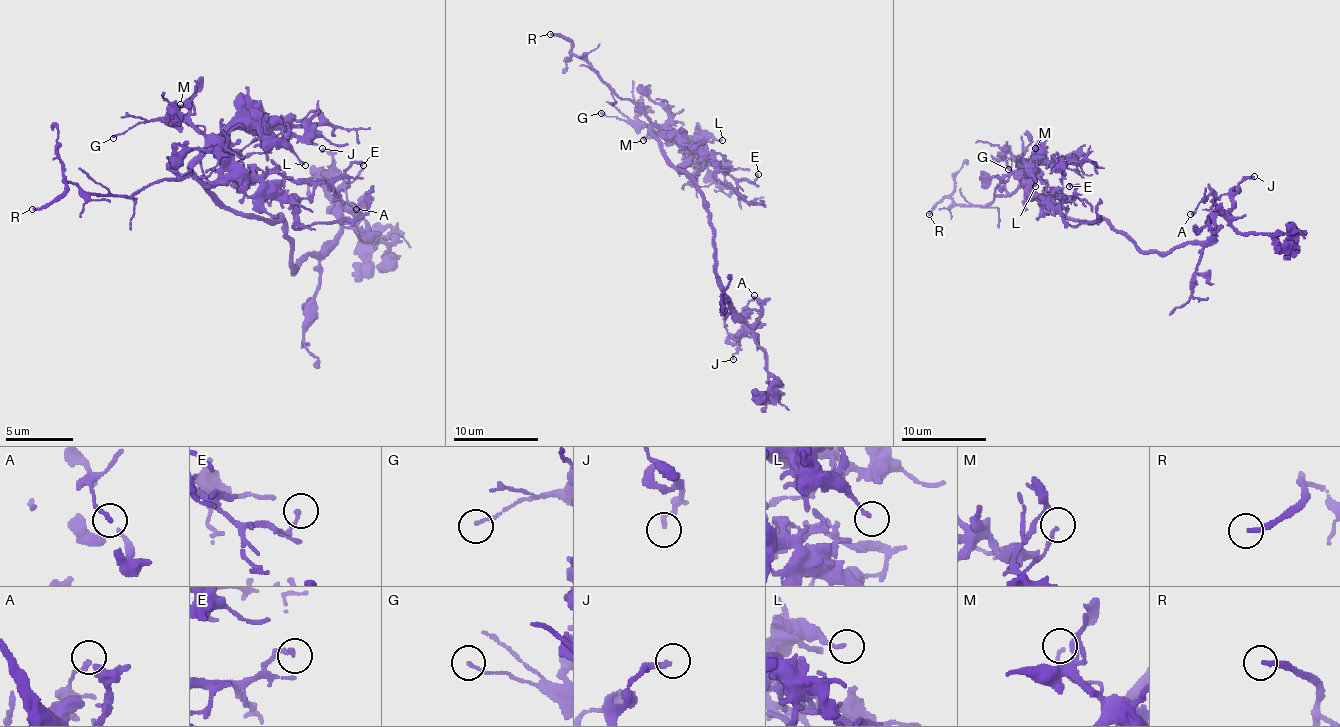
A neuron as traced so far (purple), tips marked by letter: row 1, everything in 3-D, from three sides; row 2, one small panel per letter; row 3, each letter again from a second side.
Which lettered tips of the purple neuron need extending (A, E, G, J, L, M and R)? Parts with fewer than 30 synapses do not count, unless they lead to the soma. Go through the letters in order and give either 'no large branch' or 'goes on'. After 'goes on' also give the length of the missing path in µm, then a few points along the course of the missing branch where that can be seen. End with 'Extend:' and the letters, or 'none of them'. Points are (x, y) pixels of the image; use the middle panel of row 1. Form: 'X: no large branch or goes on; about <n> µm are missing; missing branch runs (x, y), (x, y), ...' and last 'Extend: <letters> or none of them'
A: no large branch
E: no large branch
G: no large branch
J: no large branch
L: no large branch
M: no large branch
R: goes on; about 50 µm are missing
Extend: R

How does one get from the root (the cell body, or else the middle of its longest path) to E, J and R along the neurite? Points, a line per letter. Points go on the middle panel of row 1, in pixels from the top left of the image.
E: (705, 206), (703, 191), (667, 157), (663, 138), (682, 138), (735, 178), (752, 181), (758, 174)
J: (705, 206), (716, 246), (716, 276), (726, 304), (743, 321), (735, 338), (739, 346), (733, 359)
R: (705, 206), (703, 191), (667, 157), (648, 117), (620, 98), (567, 40), (550, 34)

